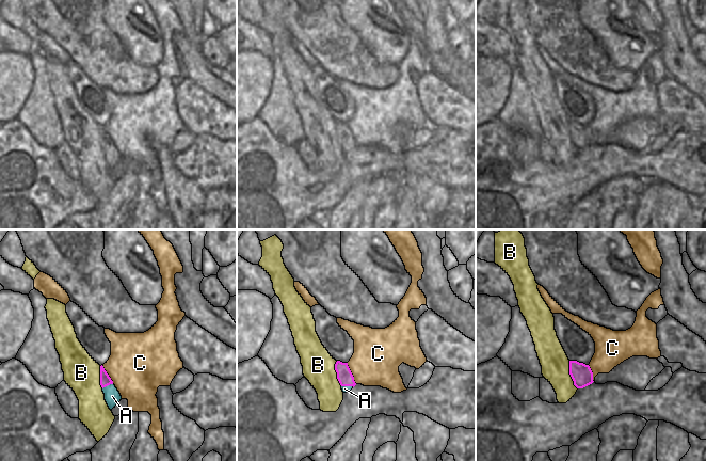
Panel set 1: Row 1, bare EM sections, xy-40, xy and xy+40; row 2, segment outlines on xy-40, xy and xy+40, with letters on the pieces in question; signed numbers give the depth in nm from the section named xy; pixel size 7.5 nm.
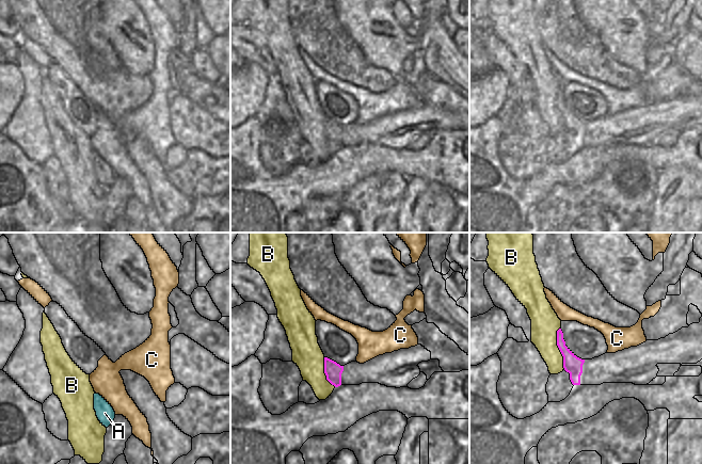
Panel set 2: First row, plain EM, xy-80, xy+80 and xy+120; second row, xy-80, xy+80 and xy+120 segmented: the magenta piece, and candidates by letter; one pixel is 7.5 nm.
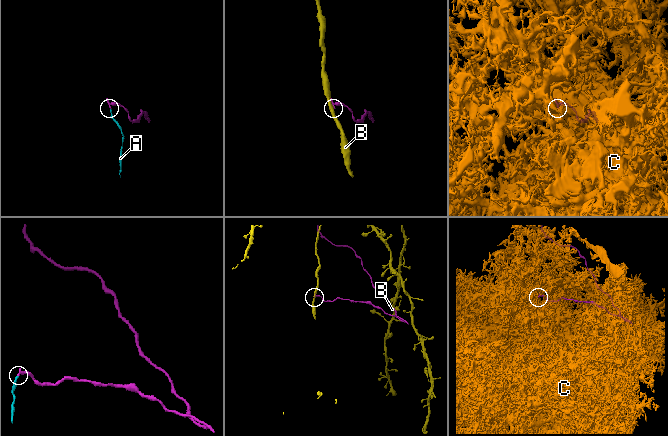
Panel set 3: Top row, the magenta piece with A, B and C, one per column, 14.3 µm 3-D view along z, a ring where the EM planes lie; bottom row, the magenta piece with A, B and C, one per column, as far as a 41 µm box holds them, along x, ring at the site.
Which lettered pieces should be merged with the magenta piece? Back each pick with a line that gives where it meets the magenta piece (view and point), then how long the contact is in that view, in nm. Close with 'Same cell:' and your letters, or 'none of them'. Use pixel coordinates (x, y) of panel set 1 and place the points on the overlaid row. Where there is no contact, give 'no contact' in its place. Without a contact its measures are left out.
Same cell: none of them

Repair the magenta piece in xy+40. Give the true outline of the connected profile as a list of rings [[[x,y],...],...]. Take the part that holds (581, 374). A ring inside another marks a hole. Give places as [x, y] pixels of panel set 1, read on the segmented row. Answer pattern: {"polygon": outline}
{"polygon": [[[553,314],[553,317],[557,336],[569,360],[574,385],[583,388],[594,382],[589,364],[595,353],[595,343],[589,333],[562,314]]]}

